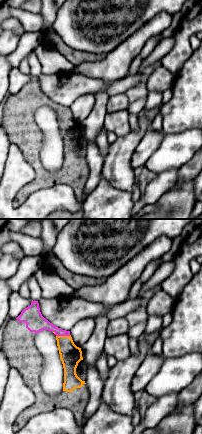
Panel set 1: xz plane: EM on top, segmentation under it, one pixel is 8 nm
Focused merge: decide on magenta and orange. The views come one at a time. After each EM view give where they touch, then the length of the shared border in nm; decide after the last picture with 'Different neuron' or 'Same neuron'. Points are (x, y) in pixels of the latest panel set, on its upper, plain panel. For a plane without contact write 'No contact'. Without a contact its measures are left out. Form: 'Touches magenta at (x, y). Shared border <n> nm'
Touches magenta at (63, 111). Shared border 120 nm

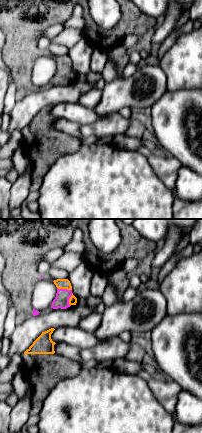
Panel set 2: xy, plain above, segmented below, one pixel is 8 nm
Touches magenta at (64, 65). Shared border 120 nm

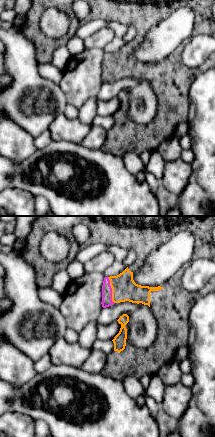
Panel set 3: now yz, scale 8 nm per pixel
Touches magenta at (111, 66). Shared border 220 nm

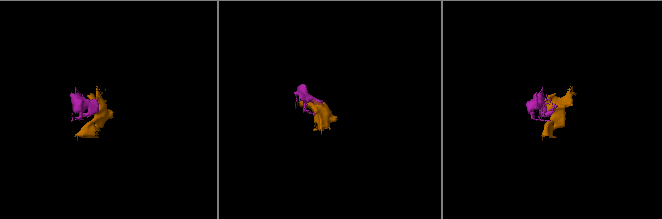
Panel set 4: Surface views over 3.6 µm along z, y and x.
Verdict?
Same neuron

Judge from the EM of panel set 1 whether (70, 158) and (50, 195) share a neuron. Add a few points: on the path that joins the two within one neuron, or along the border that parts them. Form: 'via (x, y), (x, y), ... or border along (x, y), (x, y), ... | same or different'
border along (51, 185), (67, 184), (76, 197) | different

